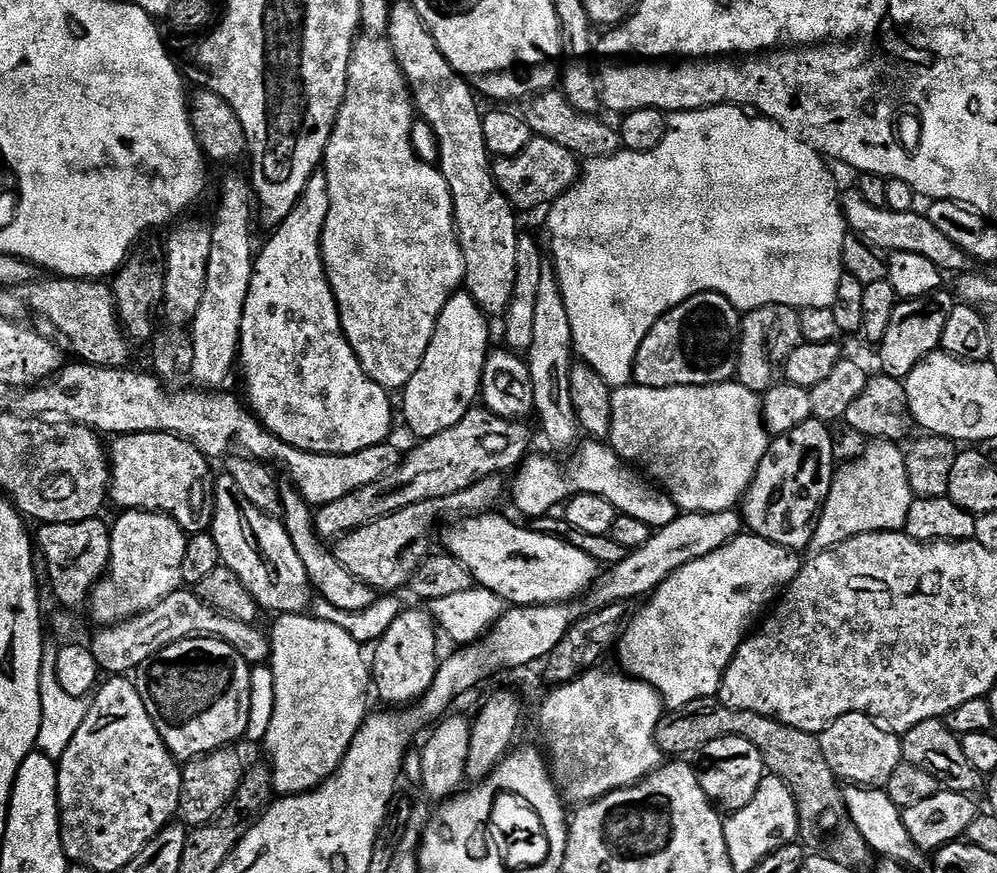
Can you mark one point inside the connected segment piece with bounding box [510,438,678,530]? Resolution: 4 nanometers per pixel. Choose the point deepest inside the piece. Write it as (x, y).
(539, 484)

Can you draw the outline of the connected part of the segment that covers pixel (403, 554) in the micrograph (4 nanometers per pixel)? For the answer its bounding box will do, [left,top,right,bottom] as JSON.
[334,475,506,593]

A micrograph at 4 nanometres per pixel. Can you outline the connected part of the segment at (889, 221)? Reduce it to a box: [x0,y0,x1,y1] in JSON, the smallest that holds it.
[841,190,972,274]

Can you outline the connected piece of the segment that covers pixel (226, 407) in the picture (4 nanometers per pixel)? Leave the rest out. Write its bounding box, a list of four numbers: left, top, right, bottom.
[6,363,402,506]

